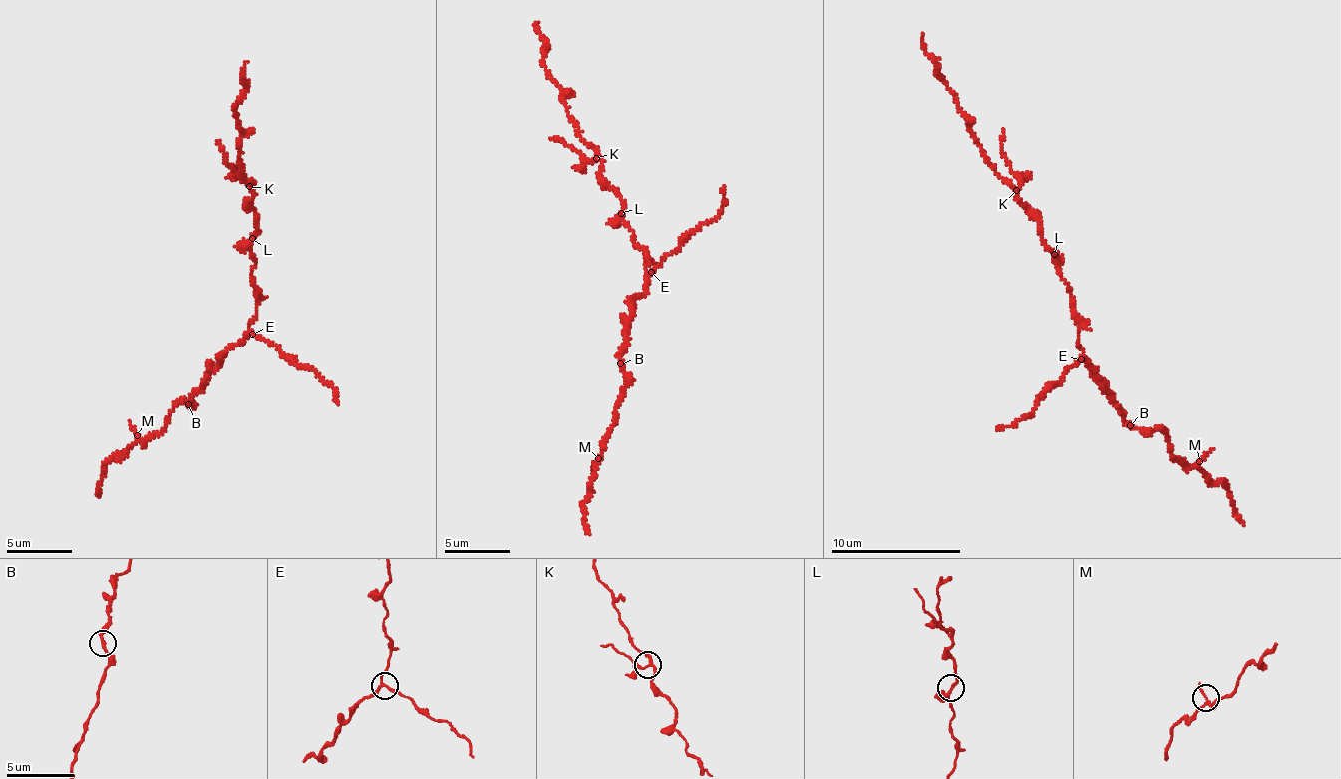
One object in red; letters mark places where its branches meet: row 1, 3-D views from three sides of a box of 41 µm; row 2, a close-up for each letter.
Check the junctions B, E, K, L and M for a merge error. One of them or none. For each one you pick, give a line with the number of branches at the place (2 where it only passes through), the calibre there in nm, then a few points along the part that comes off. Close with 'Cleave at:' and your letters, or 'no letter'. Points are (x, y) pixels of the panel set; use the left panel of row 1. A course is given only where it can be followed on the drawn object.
K: Branches: 3. Thickness 190 nm. Course of the part to remove: (250, 185), (227, 162), (216, 140)
Cleave at: K

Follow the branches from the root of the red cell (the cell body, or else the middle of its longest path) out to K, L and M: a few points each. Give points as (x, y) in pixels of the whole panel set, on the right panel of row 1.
K: (1079, 333), (1079, 314), (1071, 288), (1057, 266), (1057, 254), (1045, 244), (1041, 221), (1021, 202), (1017, 189)
L: (1079, 333), (1079, 314), (1071, 297), (1071, 288), (1060, 275), (1054, 254)
M: (1079, 333), (1083, 361), (1124, 420), (1137, 428), (1159, 430), (1177, 458), (1190, 465), (1198, 460)

